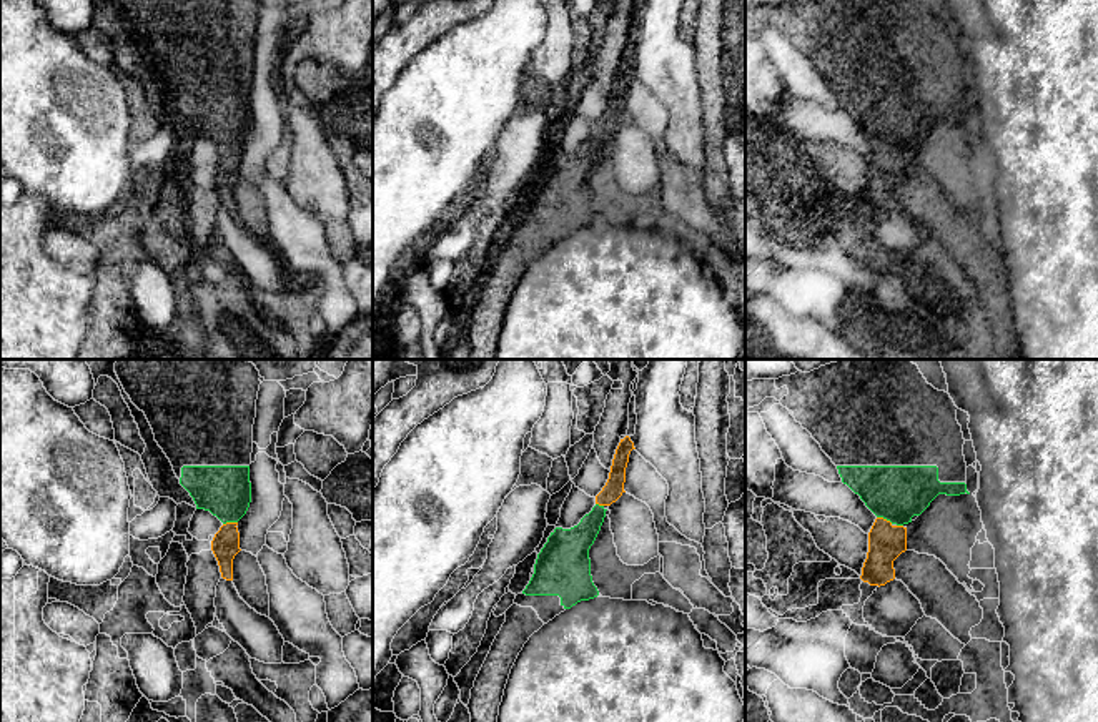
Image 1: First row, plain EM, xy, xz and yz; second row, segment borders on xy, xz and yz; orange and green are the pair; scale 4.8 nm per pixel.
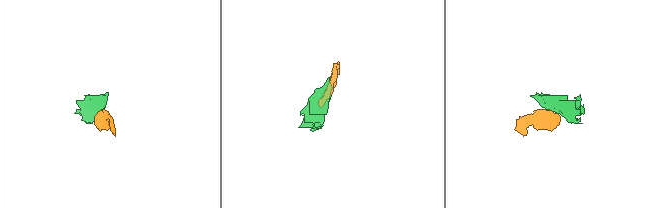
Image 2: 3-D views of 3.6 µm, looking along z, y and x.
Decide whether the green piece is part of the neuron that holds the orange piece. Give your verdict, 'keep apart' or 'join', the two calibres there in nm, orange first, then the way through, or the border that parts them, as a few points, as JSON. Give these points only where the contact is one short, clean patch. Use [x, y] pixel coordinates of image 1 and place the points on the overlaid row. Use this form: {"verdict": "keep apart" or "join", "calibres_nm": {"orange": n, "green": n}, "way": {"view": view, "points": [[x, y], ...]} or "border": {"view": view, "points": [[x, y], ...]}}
{"verdict": "join", "calibres_nm": {"orange": 180, "green": 280}, "way": {"view": "yz", "points": [[885, 543], [885, 519], [895, 493]]}}

